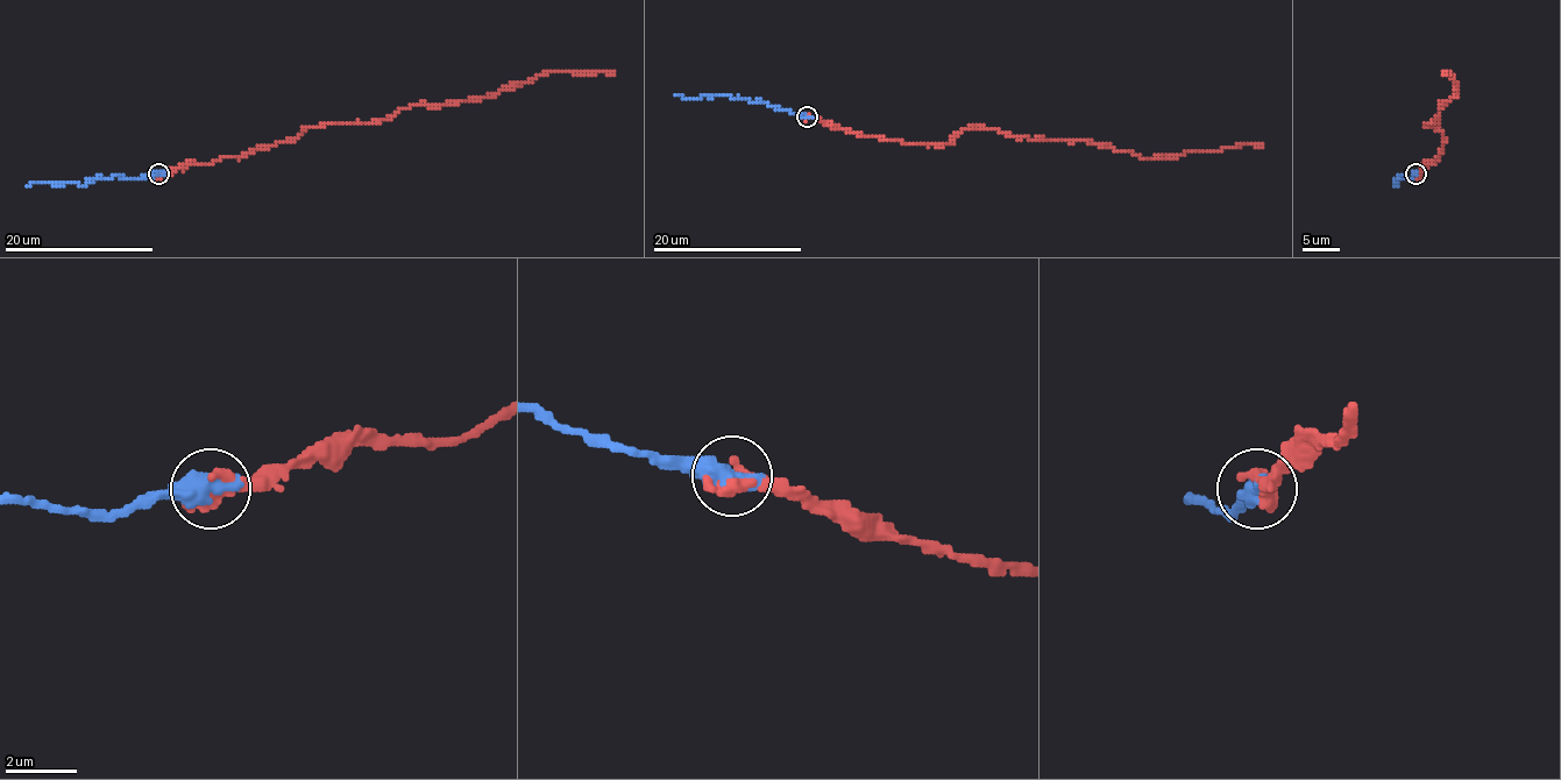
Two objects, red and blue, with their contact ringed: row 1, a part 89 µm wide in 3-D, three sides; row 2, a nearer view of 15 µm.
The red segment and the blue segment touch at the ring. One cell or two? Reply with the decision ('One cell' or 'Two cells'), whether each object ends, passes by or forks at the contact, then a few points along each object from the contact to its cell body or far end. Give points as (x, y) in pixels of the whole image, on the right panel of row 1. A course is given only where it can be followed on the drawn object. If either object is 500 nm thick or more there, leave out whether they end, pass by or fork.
One cell. Course of red: (1416, 174), (1444, 142), (1427, 123), (1438, 122), (1438, 105), (1456, 94), (1445, 73). Course of blue: (1416, 174), (1412, 178), (1400, 176), (1395, 185)

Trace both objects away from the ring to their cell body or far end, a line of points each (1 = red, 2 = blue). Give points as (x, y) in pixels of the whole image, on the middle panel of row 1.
1: (806, 116), (871, 136), (927, 144), (948, 144), (970, 128), (1020, 139), (1088, 141), (1142, 157), (1261, 146)
2: (806, 116), (731, 96), (676, 96)

